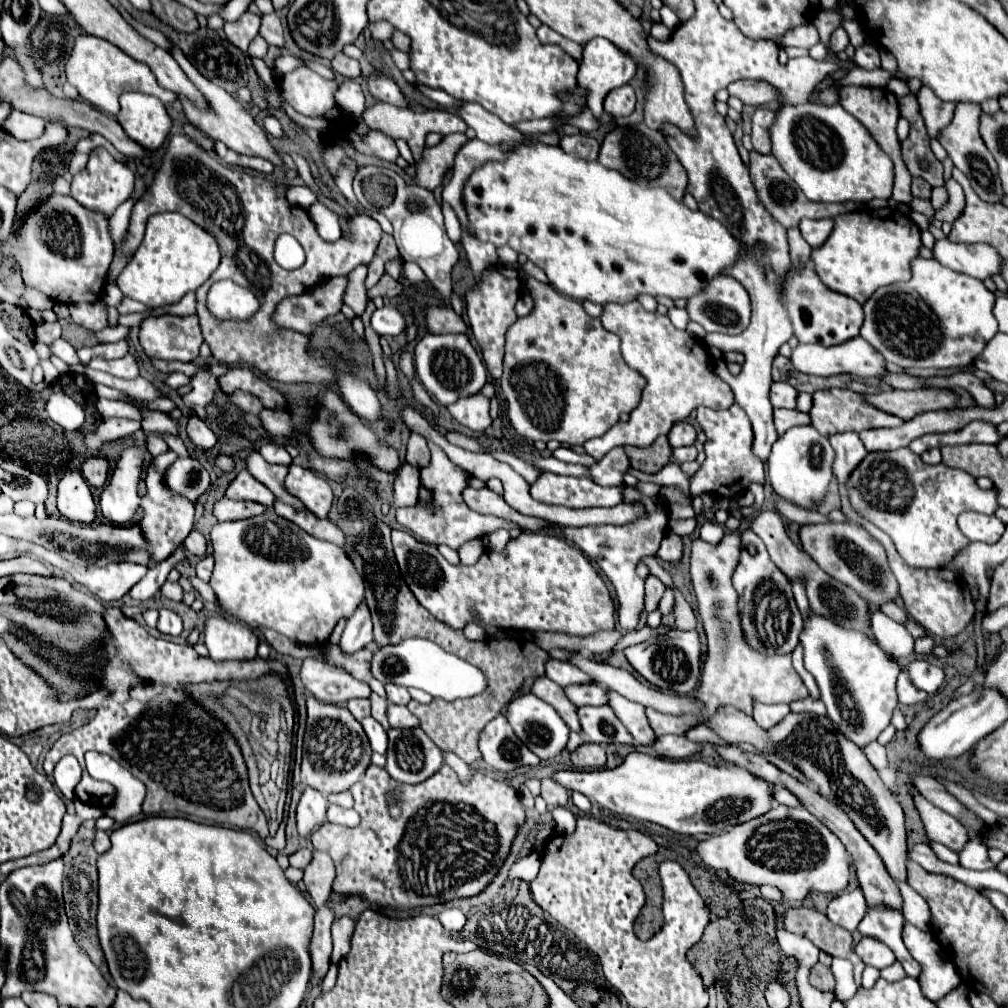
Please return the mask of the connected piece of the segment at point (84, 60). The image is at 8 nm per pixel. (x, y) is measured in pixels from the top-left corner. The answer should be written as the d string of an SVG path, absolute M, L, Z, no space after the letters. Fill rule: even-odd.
M80 34L78 40L74 42L74 48L72 48L72 54L66 62L66 80L78 90L78 94L88 102L92 104L94 108L98 108L100 112L106 112L106 114L118 114L118 96L122 92L144 92L144 94L152 94L156 98L160 98L164 104L170 104L176 100L176 96L164 88L158 86L152 70L142 64L142 62L136 62L134 58L130 58L128 54L124 54L120 48L116 48L114 44L102 40L102 38L96 38L96 36L90 36L90 34Z

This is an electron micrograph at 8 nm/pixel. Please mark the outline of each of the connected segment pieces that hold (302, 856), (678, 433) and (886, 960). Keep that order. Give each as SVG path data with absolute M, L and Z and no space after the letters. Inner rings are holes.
M302 848L290 856L290 864L296 868L306 868L306 864L310 864L310 858L312 858L312 850Z
M676 422L672 426L672 430L668 432L668 440L670 440L672 448L690 446L696 440L696 430L694 430L694 426L690 422Z
M862 938L862 940L856 944L854 952L862 958L862 962L864 962L866 966L874 966L874 968L878 968L878 970L888 968L888 966L896 960L894 954L890 952L890 948L886 948L882 942L878 942L878 940L874 940L874 938Z

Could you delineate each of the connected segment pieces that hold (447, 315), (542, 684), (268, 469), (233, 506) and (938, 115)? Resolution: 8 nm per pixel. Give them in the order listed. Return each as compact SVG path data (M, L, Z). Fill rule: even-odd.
M428 306L424 308L424 320L430 332L446 334L446 332L466 332L466 324L450 306Z
M538 676L532 684L532 694L536 694L538 698L542 698L544 702L550 702L552 708L560 714L560 718L568 724L570 730L580 732L580 724L578 724L578 716L576 716L576 706L566 698L564 690L550 682L546 676Z
M258 450L250 452L244 462L246 462L246 470L248 470L258 482L266 484L266 486L274 492L276 500L280 500L280 502L284 502L284 504L288 504L288 506L292 506L292 508L296 508L296 510L300 508L300 510L304 510L304 512L310 512L310 510L304 508L304 504L302 504L296 496L292 496L292 494L284 488L284 476L286 476L286 472L288 472L286 466L268 464L268 462L260 456Z
M222 498L220 502L214 504L214 516L216 516L218 522L252 518L252 516L264 514L266 510L268 510L268 506L256 504L256 502L250 502L250 500L230 500L230 498Z
M926 86L920 88L916 98L920 104L922 118L926 122L928 136L936 138L946 128L946 124L950 124L952 114L954 114L954 104L938 100L938 96L934 96L934 92L930 92L930 88L926 88Z

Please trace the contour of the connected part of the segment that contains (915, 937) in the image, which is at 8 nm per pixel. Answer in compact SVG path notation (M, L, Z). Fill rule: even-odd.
M904 924L902 938L908 952L912 954L914 960L918 960L922 968L918 982L922 986L922 994L928 1000L940 1000L956 986L960 986L956 966L940 958L940 944L934 940L930 932L922 932L912 924Z

